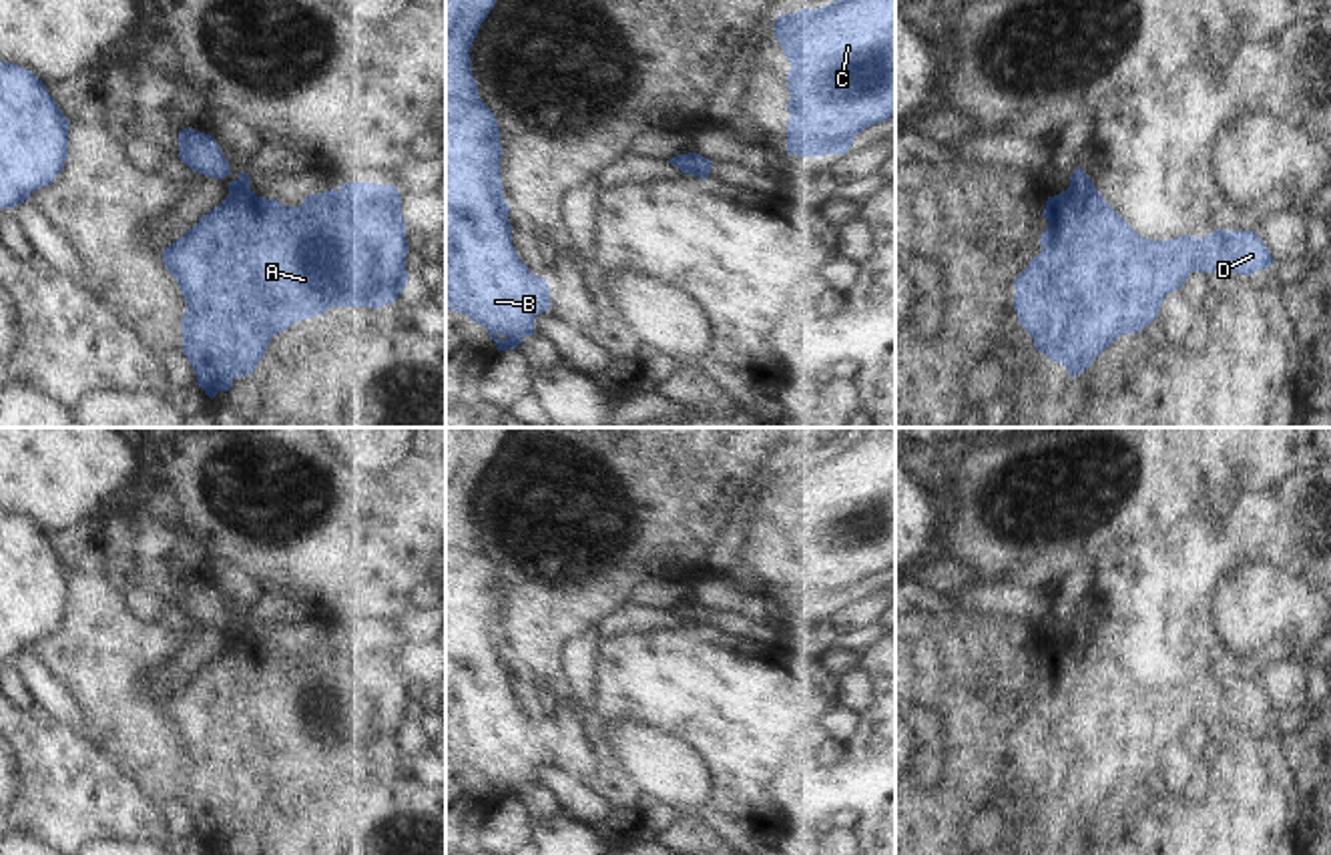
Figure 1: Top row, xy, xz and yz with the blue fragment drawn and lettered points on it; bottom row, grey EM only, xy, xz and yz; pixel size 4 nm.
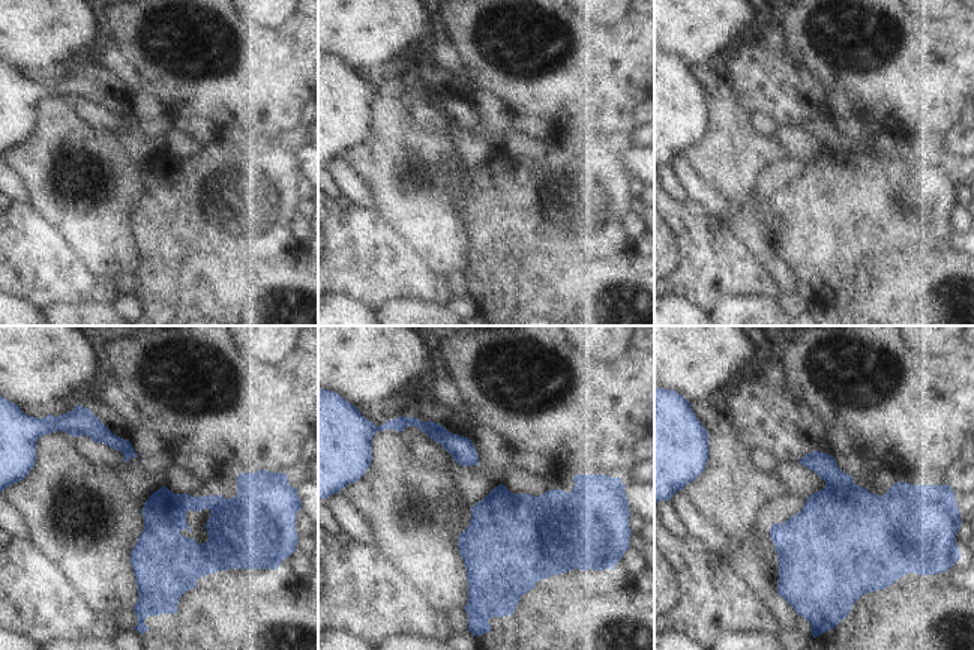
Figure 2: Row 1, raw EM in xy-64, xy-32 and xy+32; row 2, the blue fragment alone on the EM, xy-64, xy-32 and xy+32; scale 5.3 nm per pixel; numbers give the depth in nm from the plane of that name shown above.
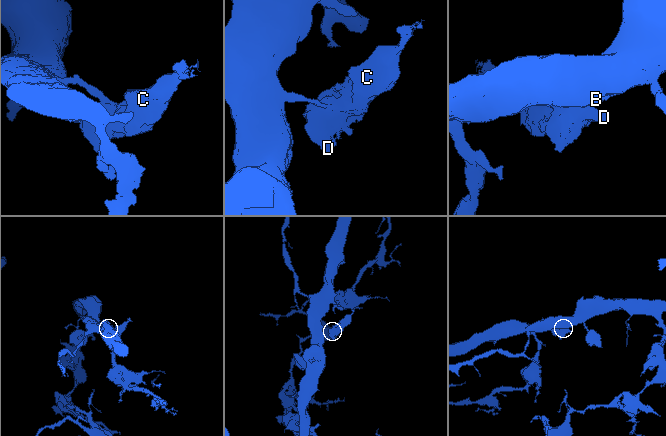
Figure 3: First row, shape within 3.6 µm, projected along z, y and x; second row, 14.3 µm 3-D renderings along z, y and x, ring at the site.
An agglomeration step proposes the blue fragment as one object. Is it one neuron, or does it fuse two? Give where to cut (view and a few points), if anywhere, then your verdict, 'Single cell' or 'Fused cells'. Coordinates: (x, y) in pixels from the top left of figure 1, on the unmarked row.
Split along yz (1071, 633), (1093, 635). Fused cells.

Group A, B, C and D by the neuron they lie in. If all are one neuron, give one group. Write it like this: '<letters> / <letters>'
A C D / B

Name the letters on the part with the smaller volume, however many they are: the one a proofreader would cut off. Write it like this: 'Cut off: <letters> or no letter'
Cut off: A, C, D

